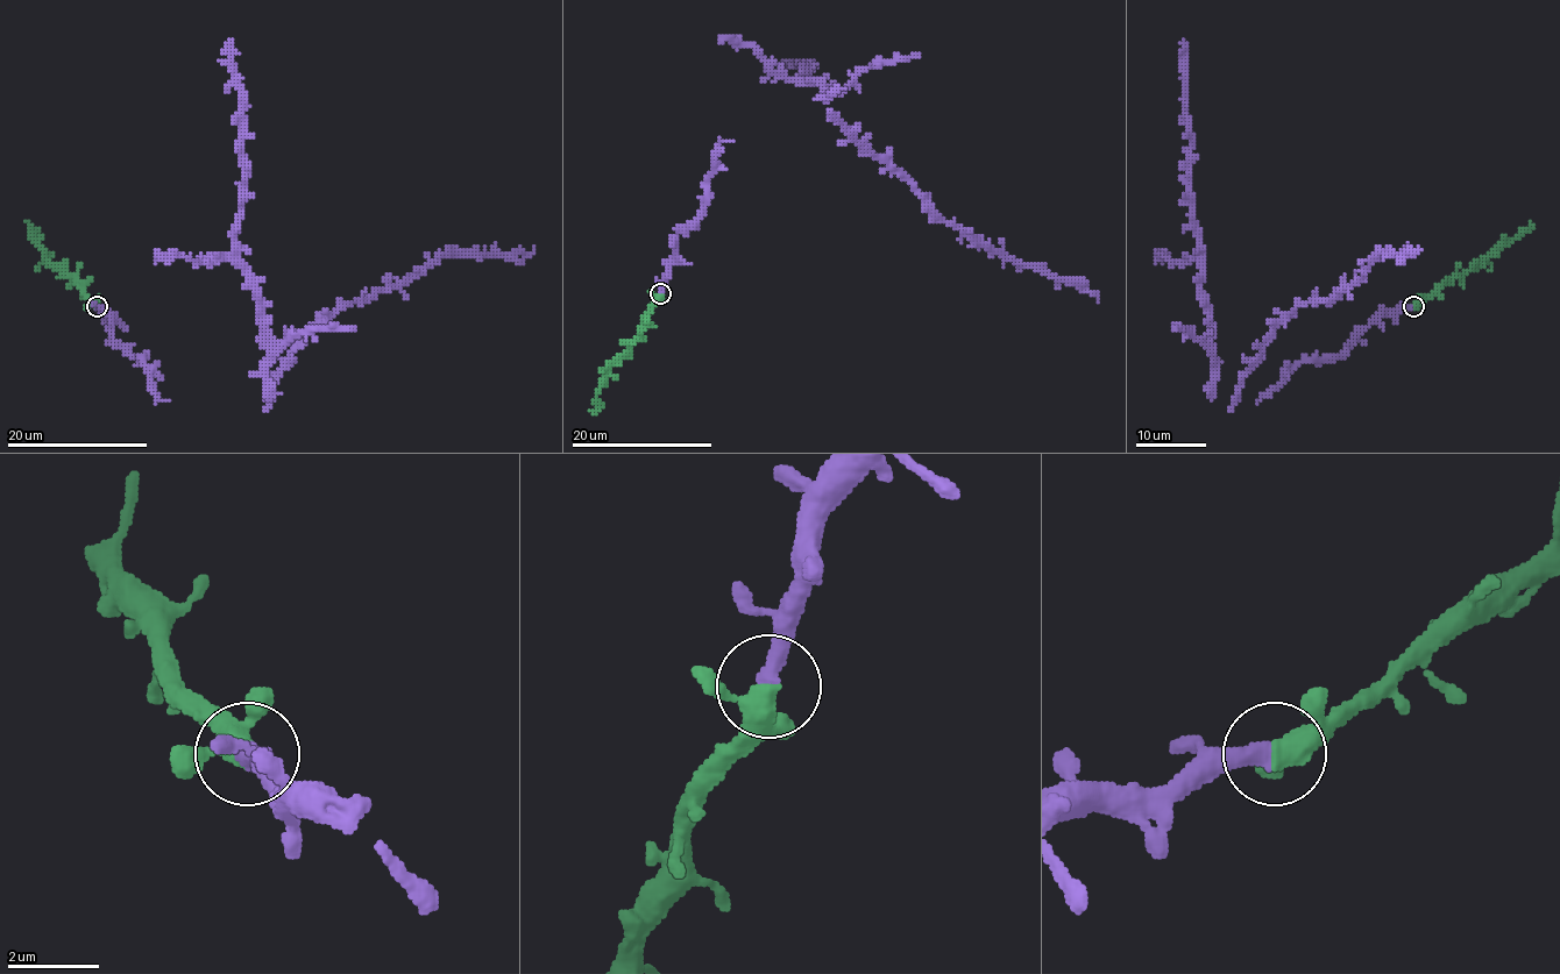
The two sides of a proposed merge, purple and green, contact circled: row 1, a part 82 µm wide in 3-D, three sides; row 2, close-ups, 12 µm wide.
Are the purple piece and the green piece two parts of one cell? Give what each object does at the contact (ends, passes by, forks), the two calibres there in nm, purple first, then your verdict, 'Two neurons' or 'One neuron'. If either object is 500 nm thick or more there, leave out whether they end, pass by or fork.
At the ring purple ends. At the ring green forks. Thickness 420 nm (purple) against 320 nm. One neuron

